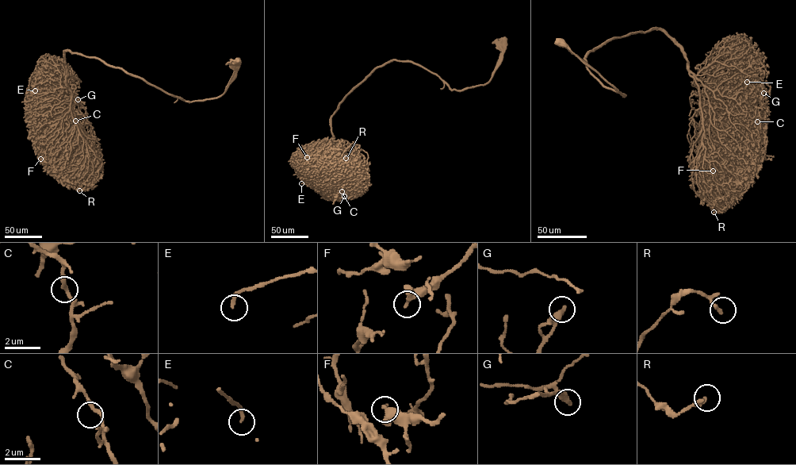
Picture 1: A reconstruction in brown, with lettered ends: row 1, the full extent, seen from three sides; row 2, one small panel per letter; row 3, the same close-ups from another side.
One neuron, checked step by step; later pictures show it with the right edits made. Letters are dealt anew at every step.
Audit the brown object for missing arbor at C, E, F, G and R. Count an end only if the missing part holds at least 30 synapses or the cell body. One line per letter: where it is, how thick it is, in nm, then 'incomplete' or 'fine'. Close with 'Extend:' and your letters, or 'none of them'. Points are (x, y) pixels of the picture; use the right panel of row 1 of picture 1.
C: (757, 121) | 200 nm | fine
E: (747, 82) | 200 nm | fine
F: (713, 171) | 400 nm | fine
G: (763, 93) | 240 nm | fine
R: (713, 212) | 140 nm | fine
Extend: none of them

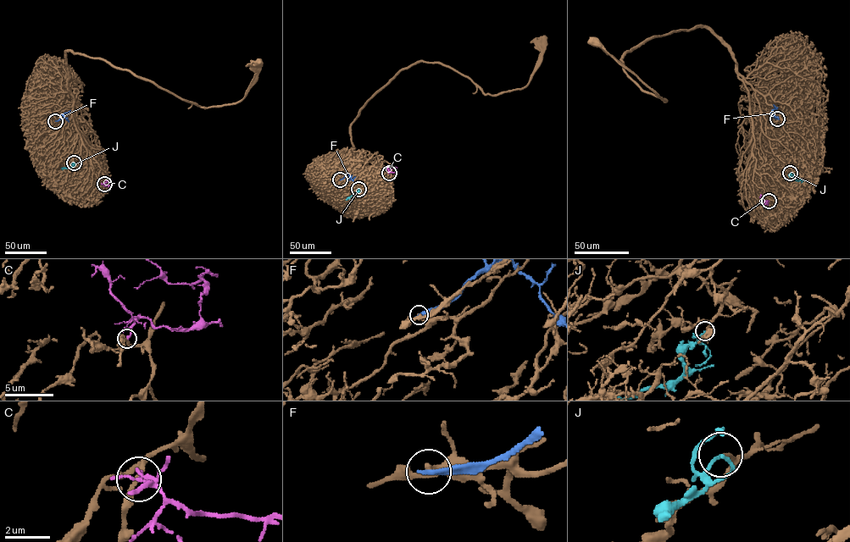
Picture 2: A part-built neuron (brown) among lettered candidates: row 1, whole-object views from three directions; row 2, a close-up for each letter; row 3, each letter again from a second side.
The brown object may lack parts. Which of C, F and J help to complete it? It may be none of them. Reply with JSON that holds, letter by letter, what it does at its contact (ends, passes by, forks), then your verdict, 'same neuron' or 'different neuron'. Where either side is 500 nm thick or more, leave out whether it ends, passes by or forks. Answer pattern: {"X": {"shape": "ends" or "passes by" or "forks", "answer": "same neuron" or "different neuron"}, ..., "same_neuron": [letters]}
{"C": {"shape": "ends", "answer": "different neuron"}, "F": {"shape": "ends", "answer": "different neuron"}, "J": {"shape": "ends", "answer": "same neuron"}, "same_neuron": ["J"]}

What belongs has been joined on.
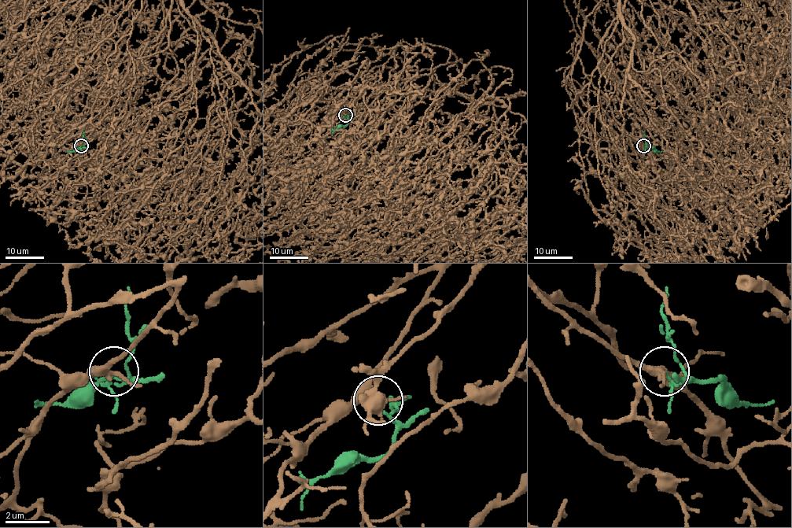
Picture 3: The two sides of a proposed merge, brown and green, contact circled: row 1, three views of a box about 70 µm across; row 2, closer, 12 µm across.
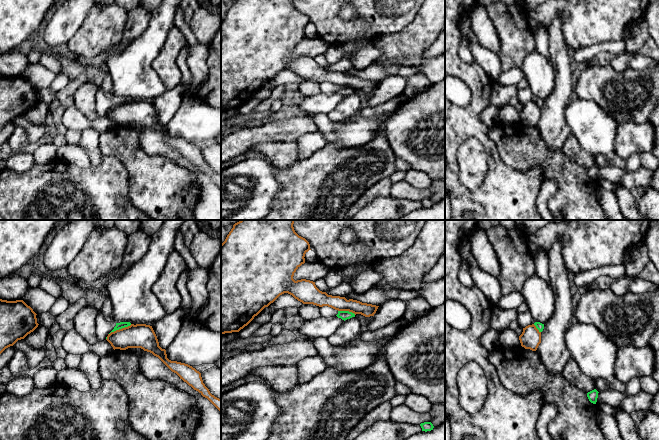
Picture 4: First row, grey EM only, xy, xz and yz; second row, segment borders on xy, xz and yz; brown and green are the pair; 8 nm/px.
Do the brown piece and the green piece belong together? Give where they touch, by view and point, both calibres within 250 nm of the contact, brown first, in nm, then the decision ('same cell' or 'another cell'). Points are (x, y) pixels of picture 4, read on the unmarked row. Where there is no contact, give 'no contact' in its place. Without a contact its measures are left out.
contact xy (120, 105); calibres 190 and 50 nm; another cell

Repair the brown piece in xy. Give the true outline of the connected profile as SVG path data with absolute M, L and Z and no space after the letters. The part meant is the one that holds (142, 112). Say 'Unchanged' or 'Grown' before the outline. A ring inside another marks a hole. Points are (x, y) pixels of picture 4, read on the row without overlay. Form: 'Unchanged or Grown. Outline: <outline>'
Unchanged. Outline: M131 100L128 103L116 106L108 110L106 115L113 125L126 126L128 124L141 124L158 133L172 148L186 158L203 173L207 174L220 188L221 175L212 171L203 159L201 149L192 142L171 137L167 134L166 126L159 122L157 112L150 101Z

